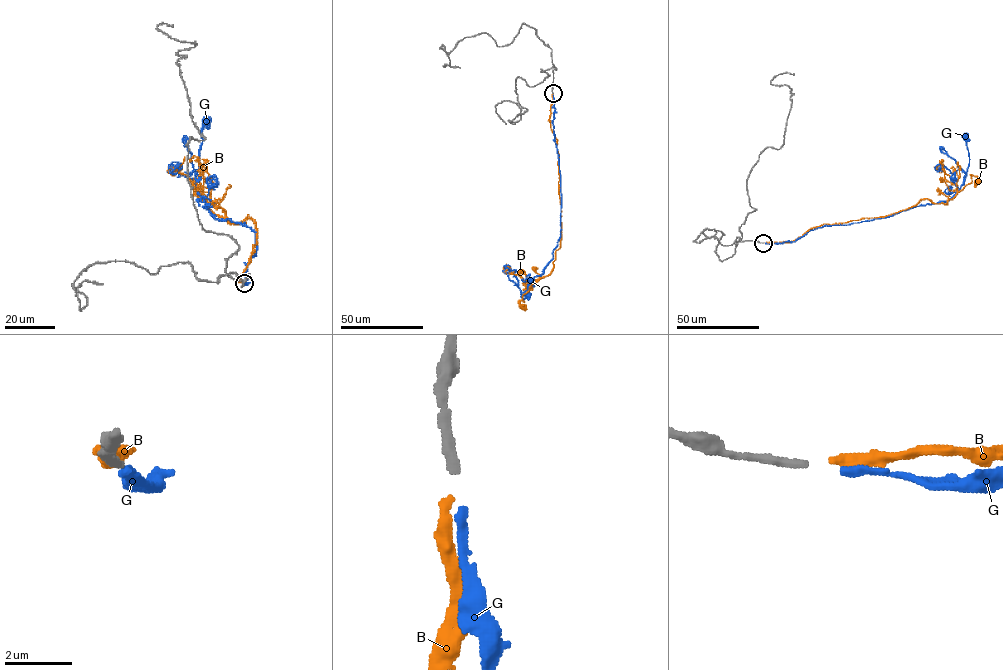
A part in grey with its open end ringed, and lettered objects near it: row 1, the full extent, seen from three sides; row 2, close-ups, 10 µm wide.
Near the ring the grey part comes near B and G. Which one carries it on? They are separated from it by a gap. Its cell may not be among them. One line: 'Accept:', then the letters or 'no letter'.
Accept: G

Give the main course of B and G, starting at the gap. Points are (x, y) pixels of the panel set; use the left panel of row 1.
B: (244, 282), (255, 223), (248, 216), (237, 223), (218, 216), (198, 195), (194, 177), (199, 189)
G: (244, 282), (255, 233), (243, 223), (216, 219), (198, 191), (208, 121)

